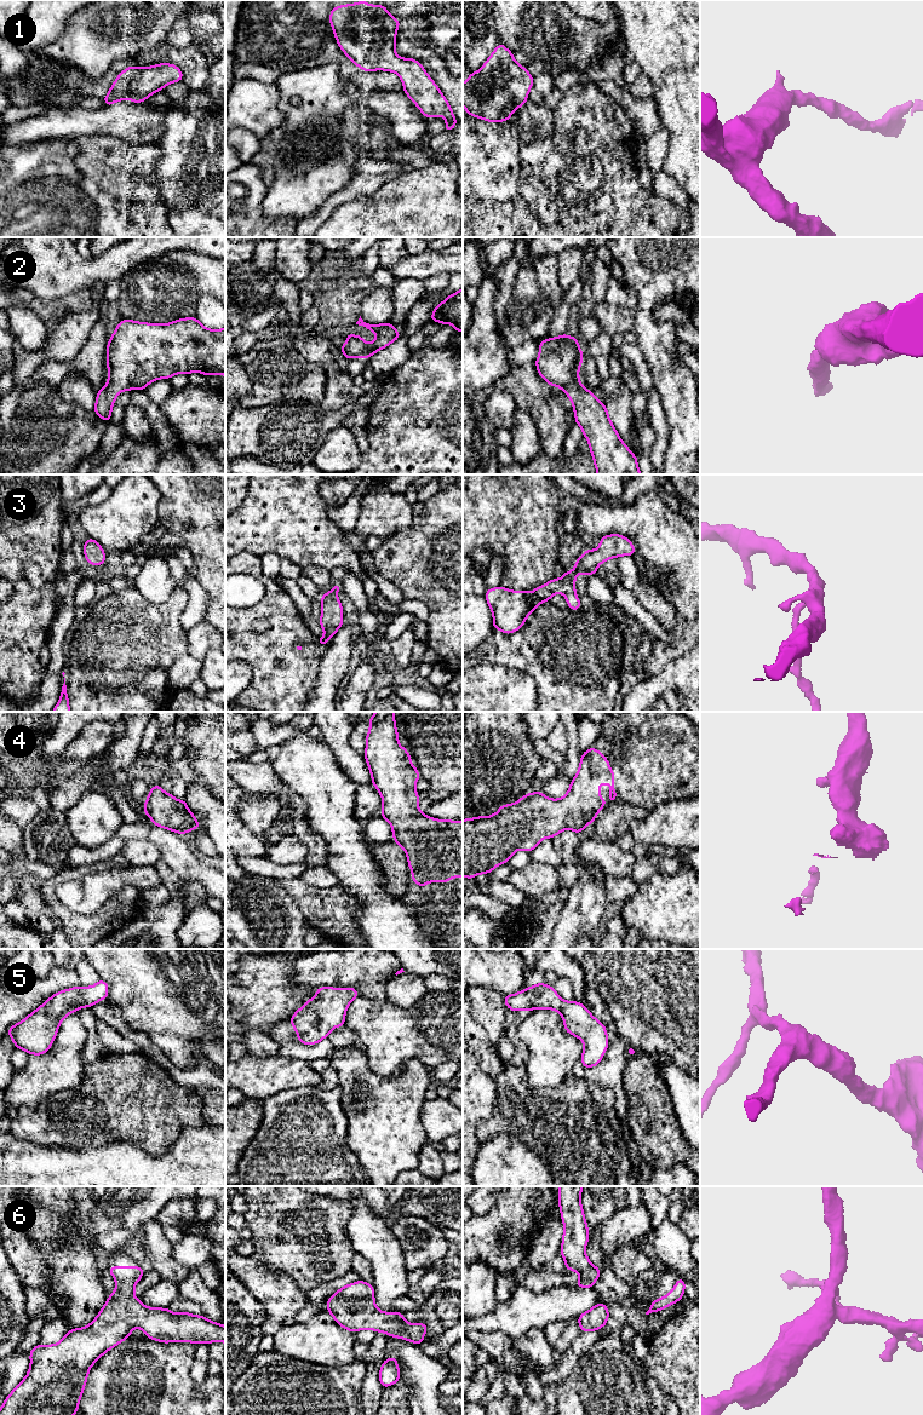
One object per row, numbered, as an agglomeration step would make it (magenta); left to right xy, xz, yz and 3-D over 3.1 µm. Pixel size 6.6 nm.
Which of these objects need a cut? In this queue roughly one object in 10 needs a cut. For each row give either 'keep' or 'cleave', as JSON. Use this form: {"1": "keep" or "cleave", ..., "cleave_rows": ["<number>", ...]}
{"1": "keep", "2": "keep", "3": "keep", "4": "keep", "5": "keep", "6": "keep", "cleave_rows": []}

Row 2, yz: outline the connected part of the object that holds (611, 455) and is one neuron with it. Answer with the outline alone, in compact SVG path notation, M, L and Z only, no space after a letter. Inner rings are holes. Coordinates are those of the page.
M564 333L539 343L535 366L548 385L564 390L573 403L575 424L589 442L597 474L641 474L637 456L619 437L606 404L580 384L583 357L577 337Z

